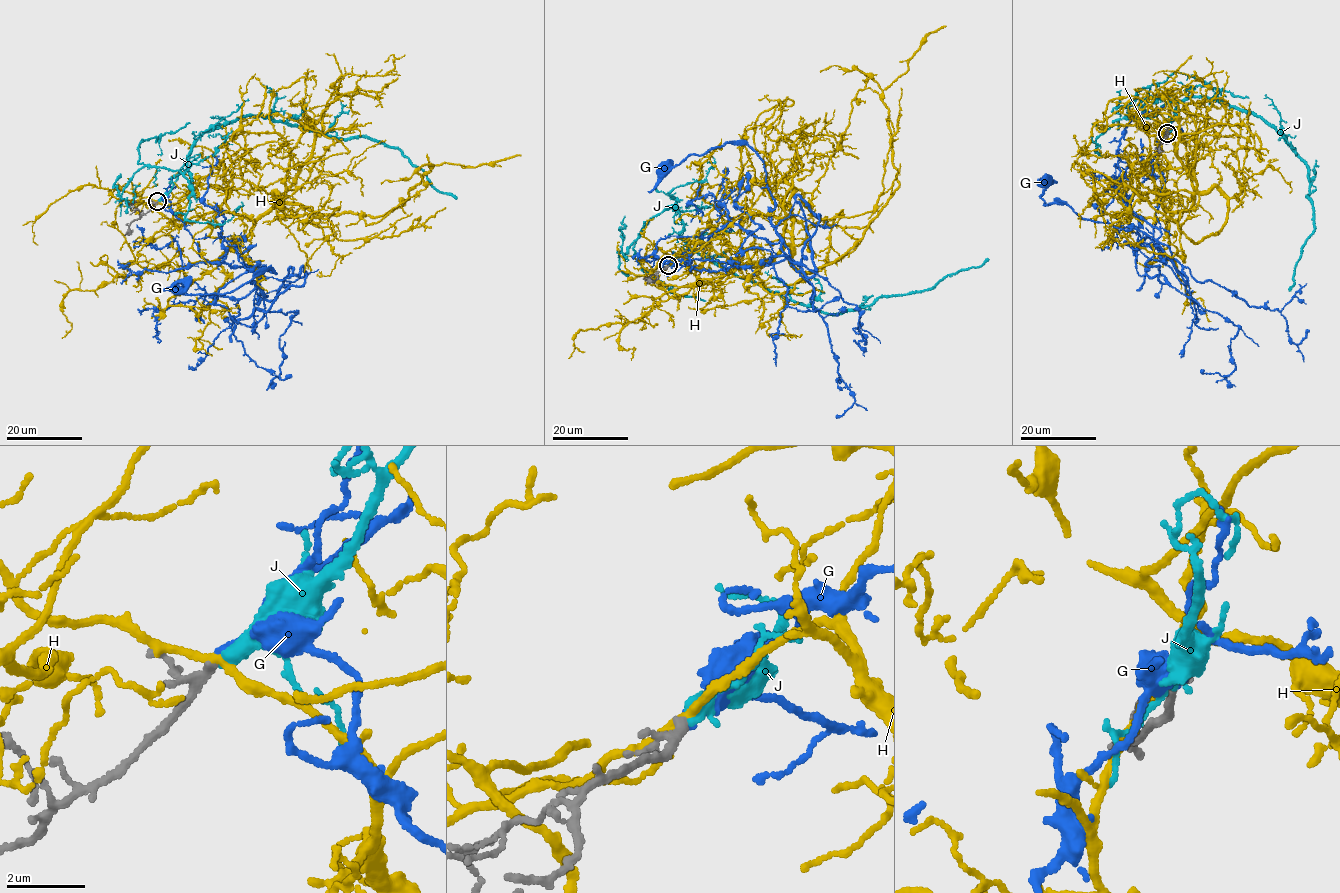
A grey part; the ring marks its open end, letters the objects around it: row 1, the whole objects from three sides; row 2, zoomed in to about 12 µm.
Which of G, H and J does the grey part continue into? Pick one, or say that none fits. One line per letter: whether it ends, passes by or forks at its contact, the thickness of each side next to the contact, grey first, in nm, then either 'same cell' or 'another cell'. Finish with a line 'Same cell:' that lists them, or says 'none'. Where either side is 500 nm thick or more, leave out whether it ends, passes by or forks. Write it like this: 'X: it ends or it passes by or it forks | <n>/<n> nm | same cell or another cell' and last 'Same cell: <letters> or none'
G: it ends | 150/200 nm | another cell
H: it passes by | 150/200 nm | another cell
J: it ends | 140/400 nm | same cell
Same cell: J

